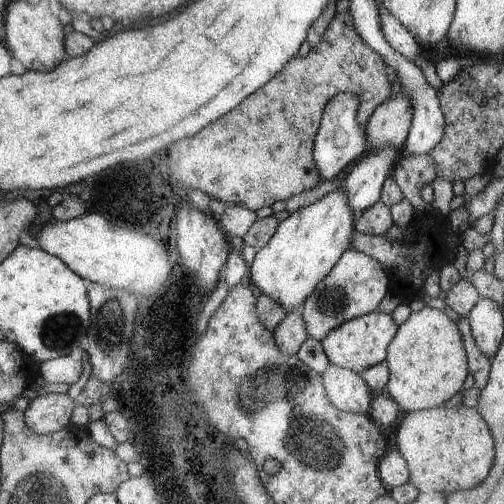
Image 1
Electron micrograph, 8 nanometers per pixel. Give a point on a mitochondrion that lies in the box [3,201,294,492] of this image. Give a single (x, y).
(59, 331)

